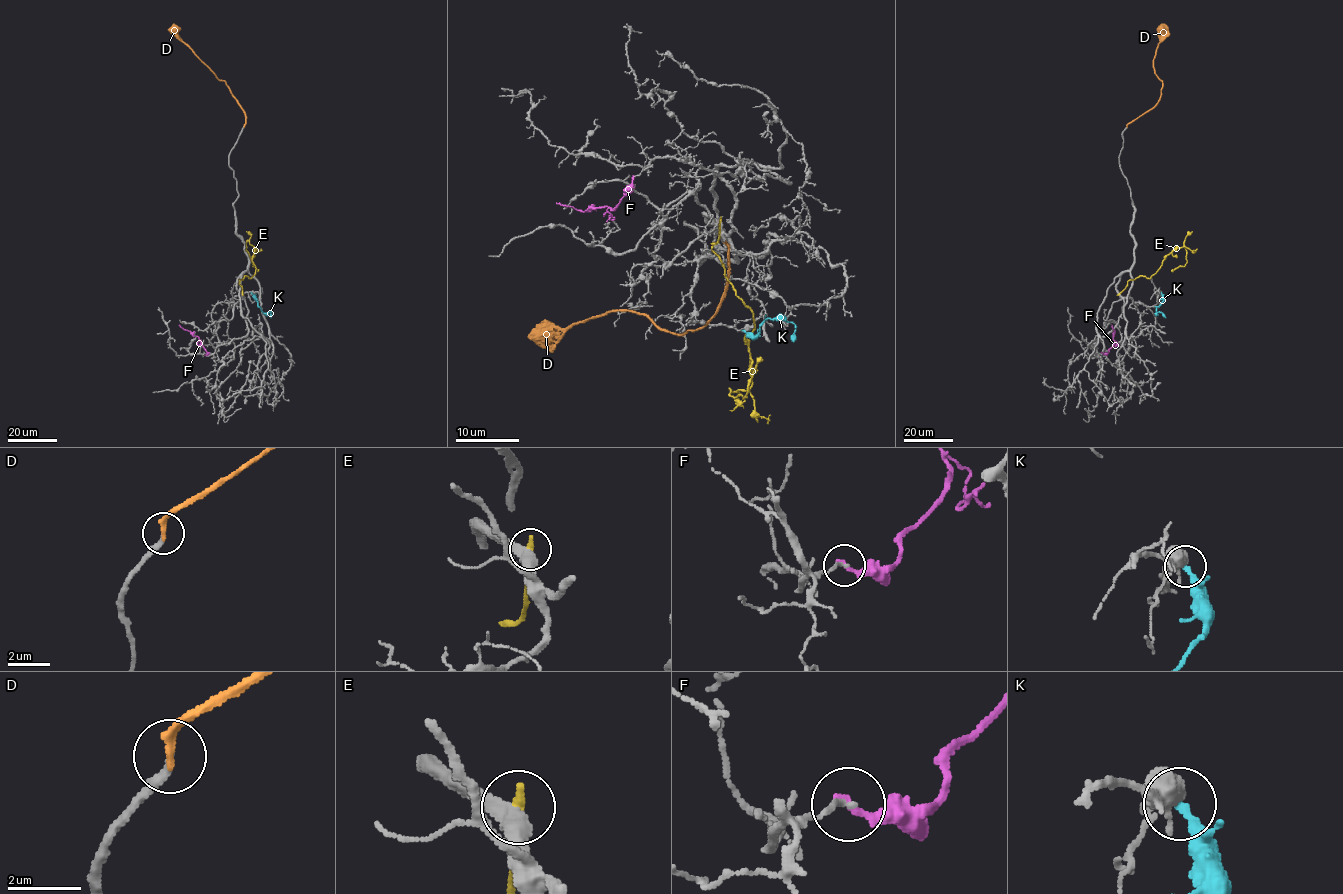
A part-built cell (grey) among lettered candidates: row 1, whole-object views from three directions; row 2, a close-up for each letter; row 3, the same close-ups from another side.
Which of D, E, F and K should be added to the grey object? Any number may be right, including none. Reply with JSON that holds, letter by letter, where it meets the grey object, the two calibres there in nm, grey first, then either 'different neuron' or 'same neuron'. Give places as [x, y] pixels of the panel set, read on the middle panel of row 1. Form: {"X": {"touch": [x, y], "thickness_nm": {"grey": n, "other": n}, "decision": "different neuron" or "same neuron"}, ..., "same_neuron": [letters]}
{"D": {"touch": [724, 242], "thickness_nm": {"grey": 240, "other": 280}, "decision": "same neuron"}, "E": {"touch": [720, 221], "thickness_nm": {"grey": 440, "other": 280}, "decision": "different neuron"}, "F": {"touch": [633, 178], "thickness_nm": {"grey": 120, "other": 240}, "decision": "different neuron"}, "K": {"touch": [743, 330], "thickness_nm": {"grey": 500, "other": 240}, "decision": "different neuron"}, "same_neuron": ["D"]}

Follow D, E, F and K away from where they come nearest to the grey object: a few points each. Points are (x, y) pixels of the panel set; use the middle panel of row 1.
D: (724, 242), (726, 290), (718, 312), (699, 329), (673, 334), (645, 315), (610, 310), (540, 334)
E: (720, 221), (712, 250), (755, 328), (745, 336), (751, 385), (729, 394), (743, 398), (761, 356)
F: (632, 178), (631, 191), (613, 208), (596, 207), (584, 212), (556, 202)
K: (743, 331), (756, 336), (759, 324), (766, 318), (785, 318), (794, 324), (793, 342)

